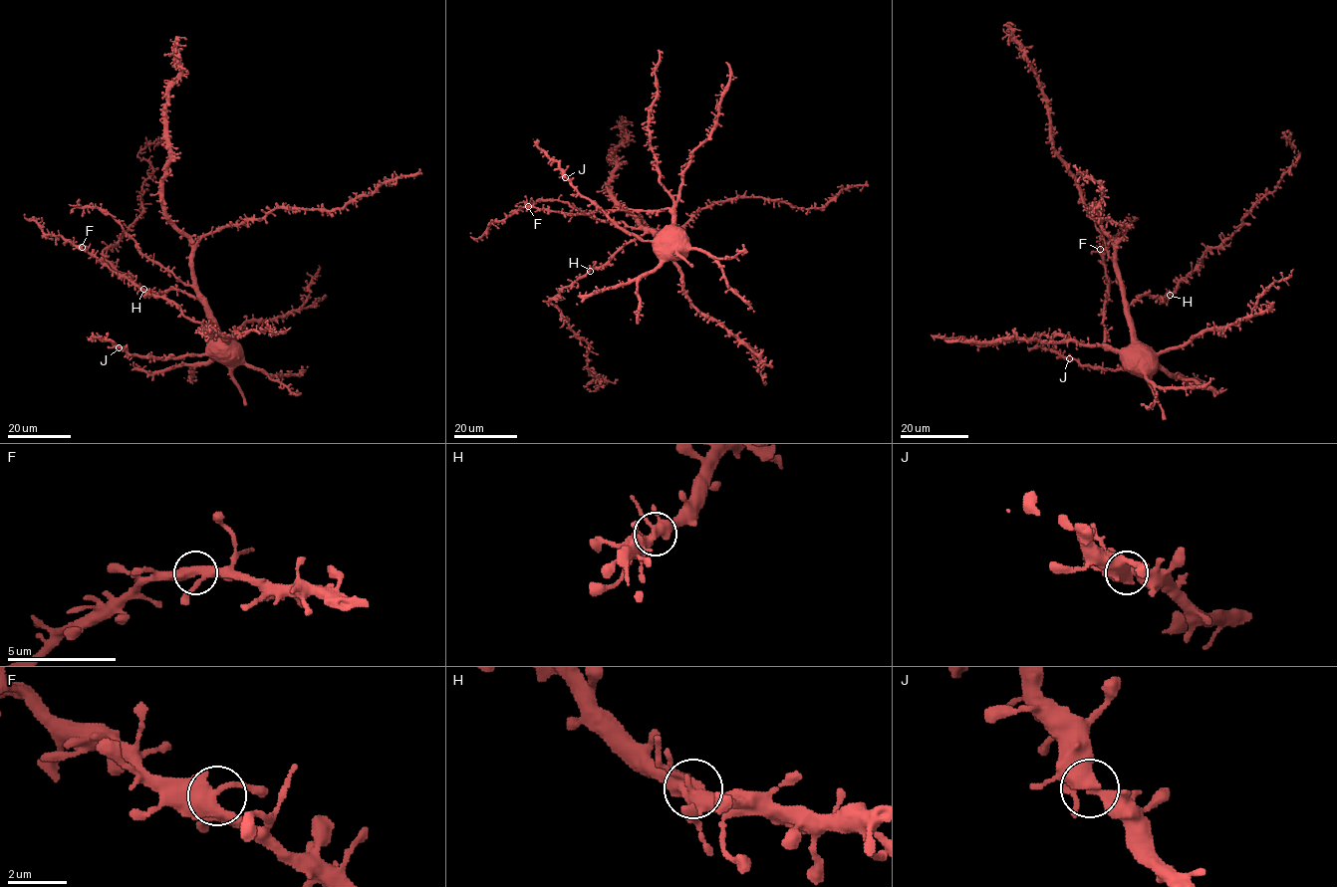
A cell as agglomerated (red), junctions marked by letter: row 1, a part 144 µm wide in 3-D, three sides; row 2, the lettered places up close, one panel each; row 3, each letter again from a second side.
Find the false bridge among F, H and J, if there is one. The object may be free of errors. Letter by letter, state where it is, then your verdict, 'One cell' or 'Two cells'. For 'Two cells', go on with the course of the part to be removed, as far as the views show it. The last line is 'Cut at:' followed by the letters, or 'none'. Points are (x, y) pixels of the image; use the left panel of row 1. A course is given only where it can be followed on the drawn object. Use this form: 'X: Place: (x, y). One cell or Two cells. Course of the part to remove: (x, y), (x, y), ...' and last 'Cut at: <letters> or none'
F: Place: (82, 247). One cell
H: Place: (143, 289). One cell
J: Place: (119, 347). One cell
Cut at: none

